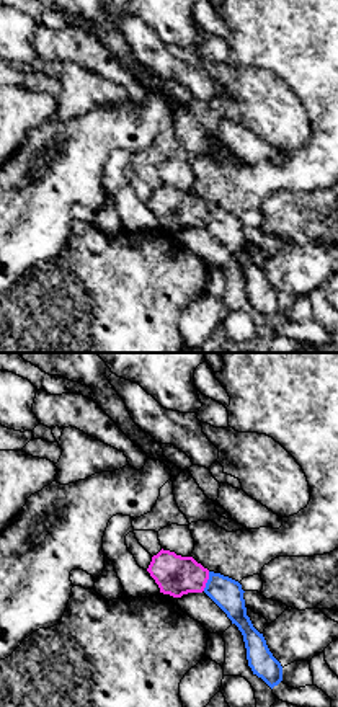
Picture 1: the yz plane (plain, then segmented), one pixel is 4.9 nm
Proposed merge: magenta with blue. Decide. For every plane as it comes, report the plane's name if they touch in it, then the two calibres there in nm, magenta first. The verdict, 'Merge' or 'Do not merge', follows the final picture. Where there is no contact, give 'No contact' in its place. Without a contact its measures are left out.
Touches magenta in yz. Thickness 200 nm (magenta) against 150 nm

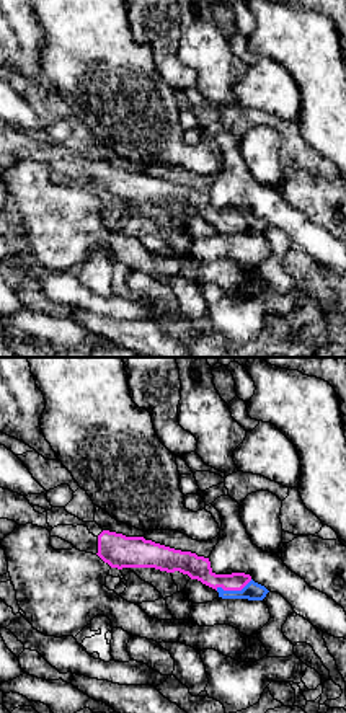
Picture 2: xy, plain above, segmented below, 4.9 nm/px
Touches magenta in xy. Thickness 110 nm (magenta) against 90 nm

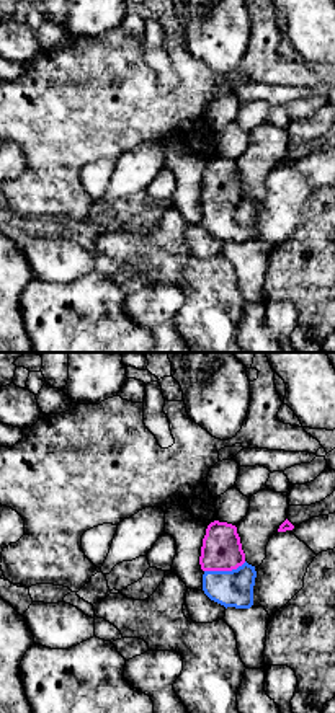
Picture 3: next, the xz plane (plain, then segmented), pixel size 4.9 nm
Touches magenta in xz. Thickness 200 nm (magenta) against 180 nm

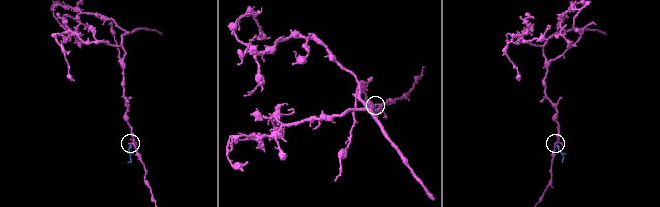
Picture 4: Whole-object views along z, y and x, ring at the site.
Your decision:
Merge

